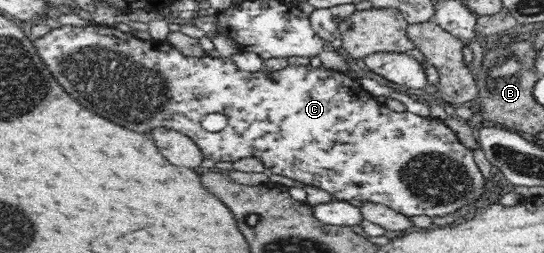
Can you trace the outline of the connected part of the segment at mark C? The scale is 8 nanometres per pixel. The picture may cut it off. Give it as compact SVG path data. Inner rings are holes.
M99 25L97 28L93 26L86 26L85 28L76 28L72 26L62 26L61 28L51 29L45 35L36 38L34 43L36 51L40 53L40 57L44 59L44 63L48 65L48 69L52 71L52 76L56 77L58 83L72 97L76 97L84 107L92 109L94 113L124 125L128 129L137 132L148 134L149 131L156 126L163 128L172 128L180 133L189 137L196 145L197 148L203 153L203 157L213 159L214 161L238 161L243 157L258 157L267 167L267 172L278 173L278 175L285 175L292 180L300 181L300 183L315 185L327 191L333 197L338 199L357 199L358 201L369 201L388 206L390 209L402 215L444 215L450 213L464 203L474 203L482 193L488 193L489 183L482 178L482 172L476 166L472 158L472 150L466 148L456 133L444 123L442 120L432 118L432 116L423 117L418 114L411 113L406 110L403 112L392 111L390 108L378 104L374 97L363 90L358 84L357 80L348 76L344 72L335 71L332 69L321 69L312 66L288 66L284 69L269 73L261 70L254 73L249 71L242 71L236 65L236 62L229 58L210 58L204 57L186 57L185 54L180 53L178 49L172 47L167 41L154 40L141 41L128 32L120 32L112 26ZM208 113L220 113L226 117L226 126L218 131L207 131L202 127L202 121Z

